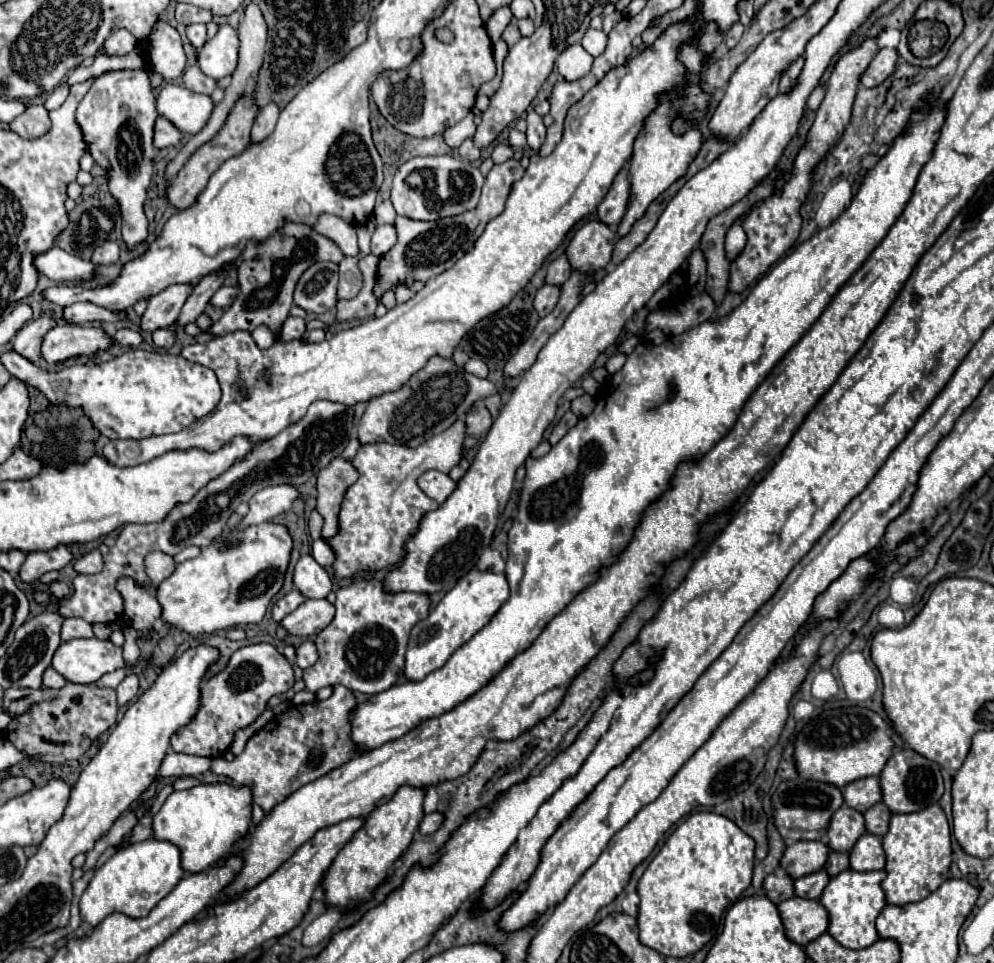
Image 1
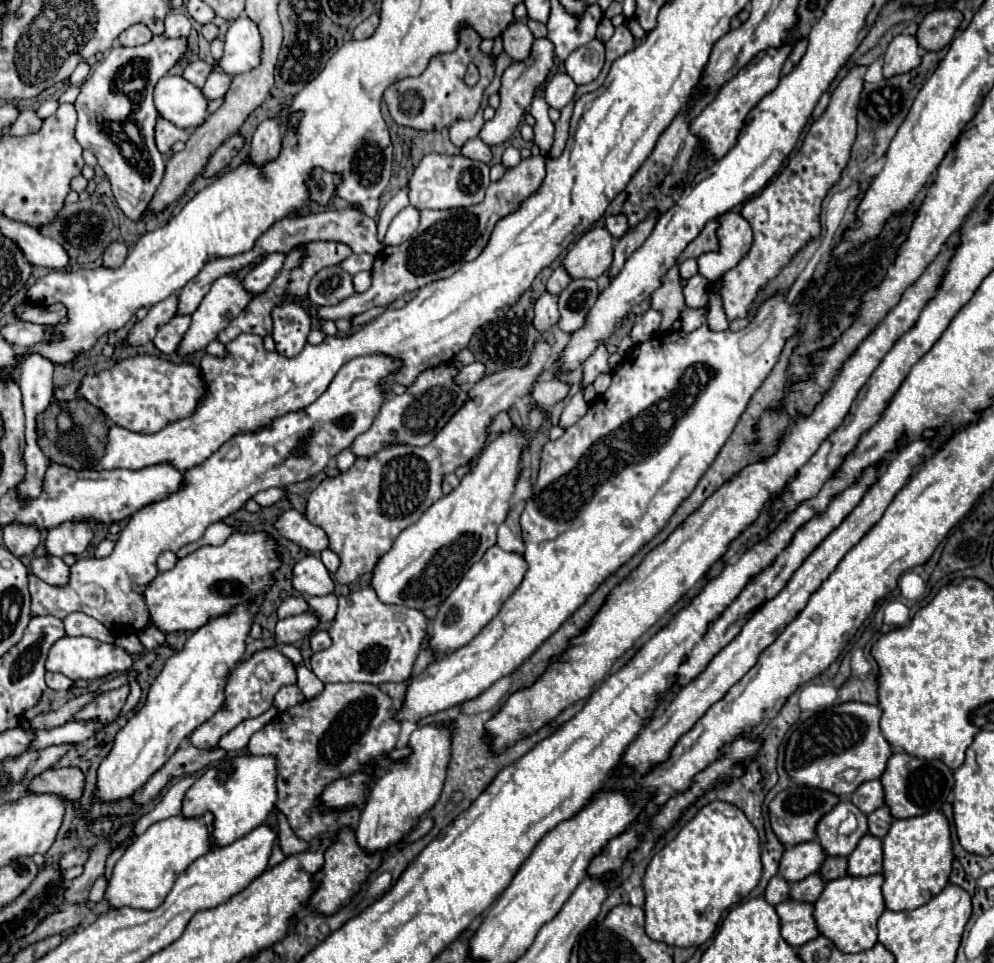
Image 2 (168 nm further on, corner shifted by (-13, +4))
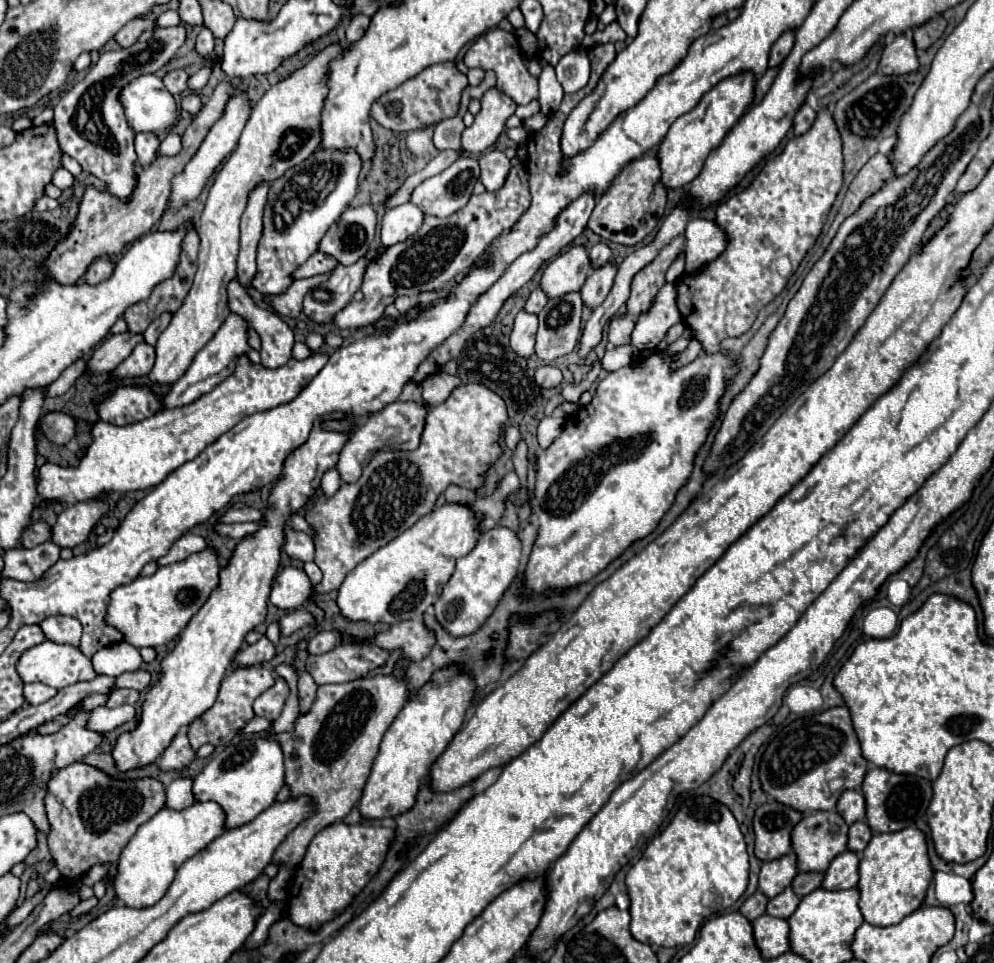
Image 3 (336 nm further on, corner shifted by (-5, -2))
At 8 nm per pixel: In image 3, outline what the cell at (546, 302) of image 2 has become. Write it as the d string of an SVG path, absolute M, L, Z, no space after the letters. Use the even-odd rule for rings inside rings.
M520 310L516 320L514 320L514 328L512 328L512 336L510 336L510 346L518 356L532 356L534 354L534 344L536 344L536 324L538 324L538 316Z

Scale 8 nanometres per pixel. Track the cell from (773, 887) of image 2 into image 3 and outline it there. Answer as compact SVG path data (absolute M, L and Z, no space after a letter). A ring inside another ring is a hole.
M760 890L756 894L752 894L740 908L740 912L748 918L748 920L756 920L758 916L762 916L766 912L768 906L768 896L764 896Z

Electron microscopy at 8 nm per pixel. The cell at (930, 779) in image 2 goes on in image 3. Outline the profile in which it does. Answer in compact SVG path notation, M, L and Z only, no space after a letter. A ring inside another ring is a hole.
M886 768L868 770L862 782L866 798L866 822L874 832L896 832L914 824L914 812L926 812L932 802L932 782L920 776L900 776Z

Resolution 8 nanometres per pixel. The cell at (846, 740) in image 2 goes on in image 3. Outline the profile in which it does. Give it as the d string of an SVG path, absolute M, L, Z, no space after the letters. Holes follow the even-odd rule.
M846 706L802 716L784 724L768 742L760 760L760 780L764 792L800 812L834 810L844 788L860 788L866 772L868 760L864 760L860 752L860 740L856 740L852 714Z

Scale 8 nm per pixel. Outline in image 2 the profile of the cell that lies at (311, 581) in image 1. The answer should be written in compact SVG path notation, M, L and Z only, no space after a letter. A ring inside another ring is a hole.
M312 554L296 562L292 570L292 586L296 592L308 596L326 596L334 590L330 572L324 568L320 558Z

